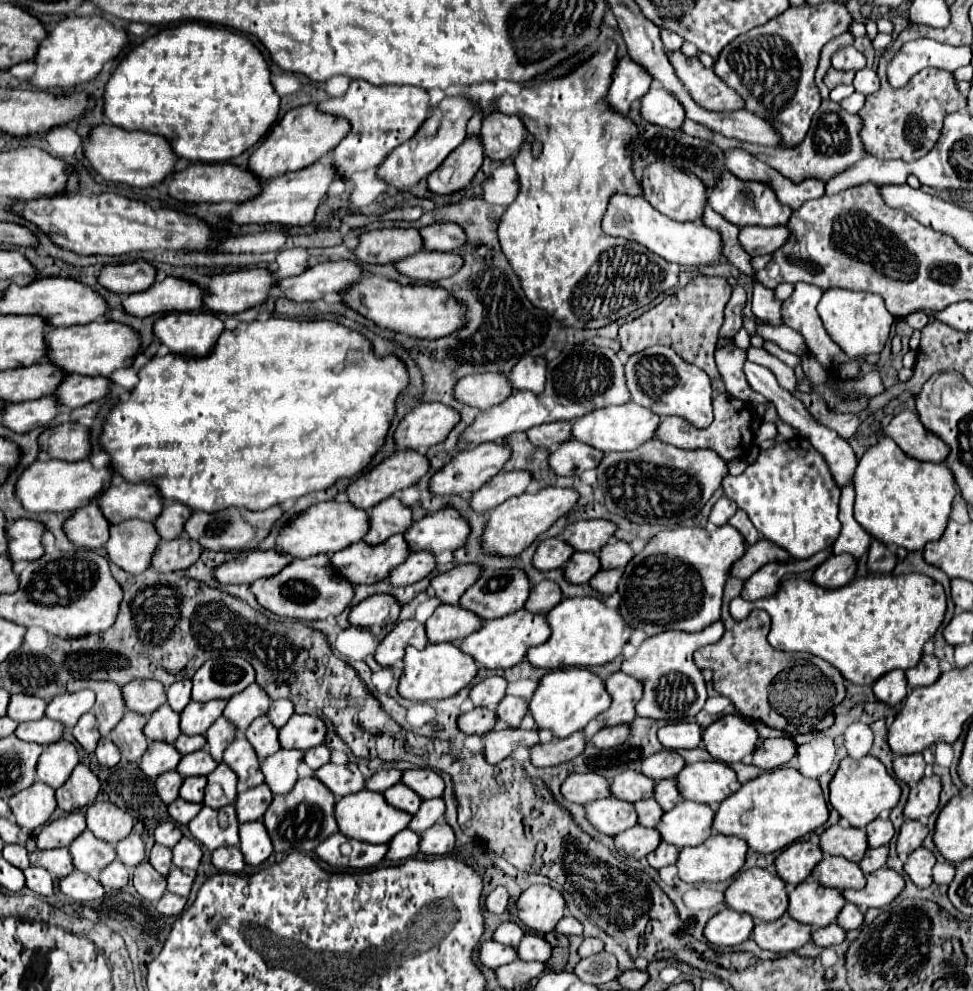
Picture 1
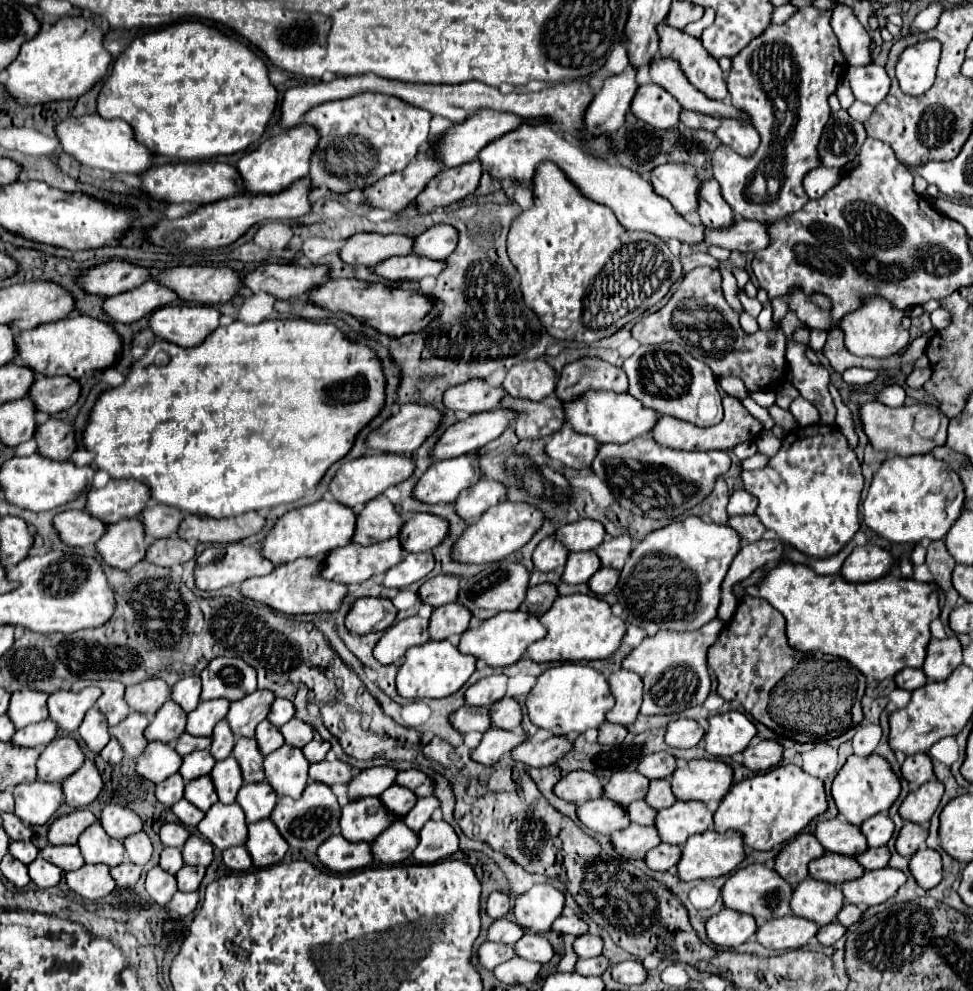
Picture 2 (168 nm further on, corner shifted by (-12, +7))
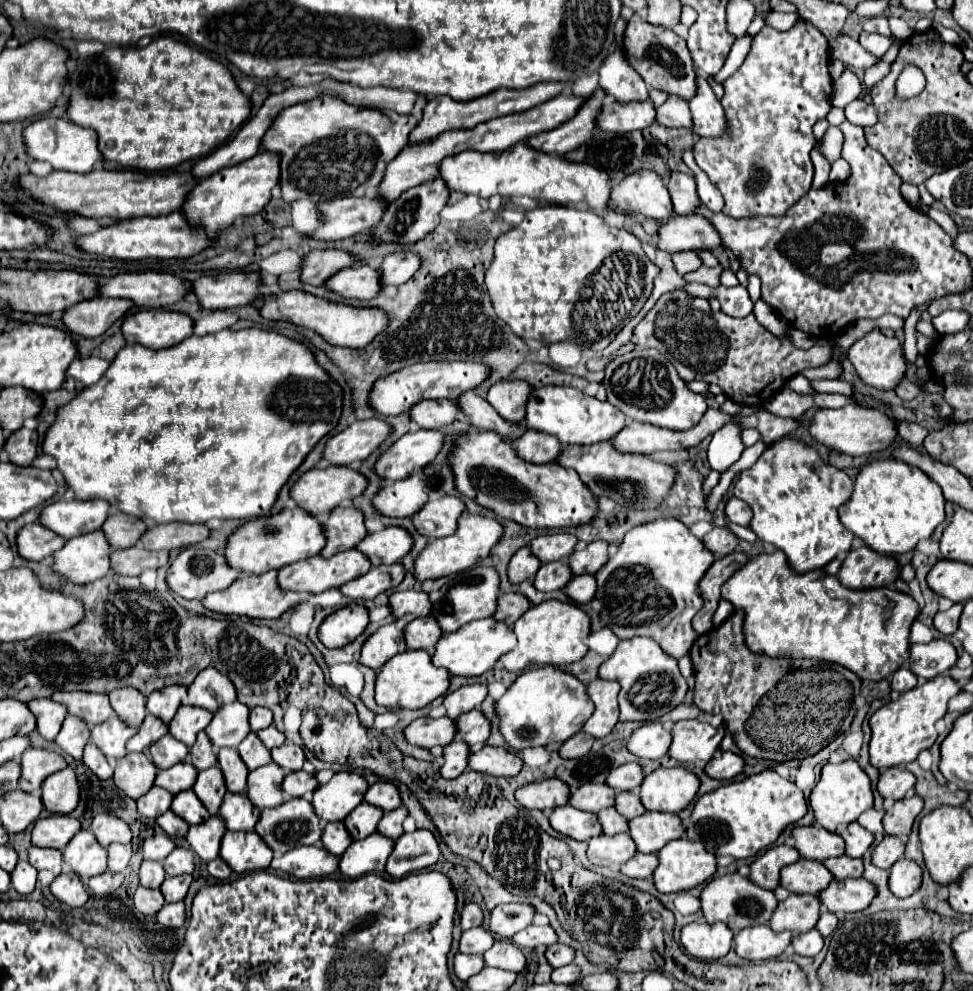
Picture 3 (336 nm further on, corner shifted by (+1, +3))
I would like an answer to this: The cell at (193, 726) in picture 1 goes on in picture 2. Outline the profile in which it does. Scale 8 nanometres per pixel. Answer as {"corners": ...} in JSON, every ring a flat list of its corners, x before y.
{"corners":[[207,700,187,714,187,732,193,736,211,736,215,724,227,716,229,700]]}

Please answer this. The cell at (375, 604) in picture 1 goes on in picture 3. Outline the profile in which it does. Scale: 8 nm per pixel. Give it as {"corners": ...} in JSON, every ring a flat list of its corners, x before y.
{"corners":[[348,604,332,612,318,630,320,642,328,648,342,648,356,640,368,626,368,610,362,604]]}

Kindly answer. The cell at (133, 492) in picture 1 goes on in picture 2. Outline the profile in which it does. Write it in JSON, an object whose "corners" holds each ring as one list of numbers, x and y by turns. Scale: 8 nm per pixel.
{"corners":[[119,480,109,482,101,490,91,488,87,492,85,512,109,526,123,518,137,518,147,500,147,486,141,486,141,482]]}

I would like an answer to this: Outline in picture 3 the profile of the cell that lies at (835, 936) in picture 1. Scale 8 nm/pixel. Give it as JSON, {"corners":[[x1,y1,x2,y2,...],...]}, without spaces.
{"corners":[[816,928,792,938,792,946,800,956,816,956,822,950,822,944,824,944,824,938,822,934,818,934]]}

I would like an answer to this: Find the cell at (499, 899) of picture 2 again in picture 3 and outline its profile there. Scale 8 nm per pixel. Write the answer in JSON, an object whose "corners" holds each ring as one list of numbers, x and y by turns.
{"corners":[[470,902,470,904,464,906,462,916,460,916,460,924,462,924,464,930,474,928,474,926,480,926,482,920,484,920,484,912,482,912,482,908,476,902]]}

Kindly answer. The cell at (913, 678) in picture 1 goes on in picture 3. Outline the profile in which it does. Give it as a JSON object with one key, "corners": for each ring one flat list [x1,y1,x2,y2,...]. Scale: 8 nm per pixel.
{"corners":[[936,638,928,644,914,644,910,650,910,670,926,680,944,674,954,666,954,662,956,648,944,638]]}

